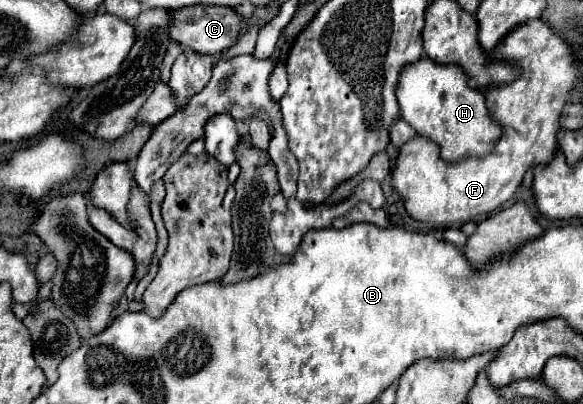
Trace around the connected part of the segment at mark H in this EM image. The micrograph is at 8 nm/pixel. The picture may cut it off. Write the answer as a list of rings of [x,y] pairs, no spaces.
[[[426,55],[416,63],[408,63],[408,67],[400,71],[396,99],[400,117],[408,121],[418,135],[426,135],[438,143],[446,161],[480,157],[490,151],[502,135],[500,125],[490,119],[484,93],[468,87],[468,77],[458,65],[440,65]]]

